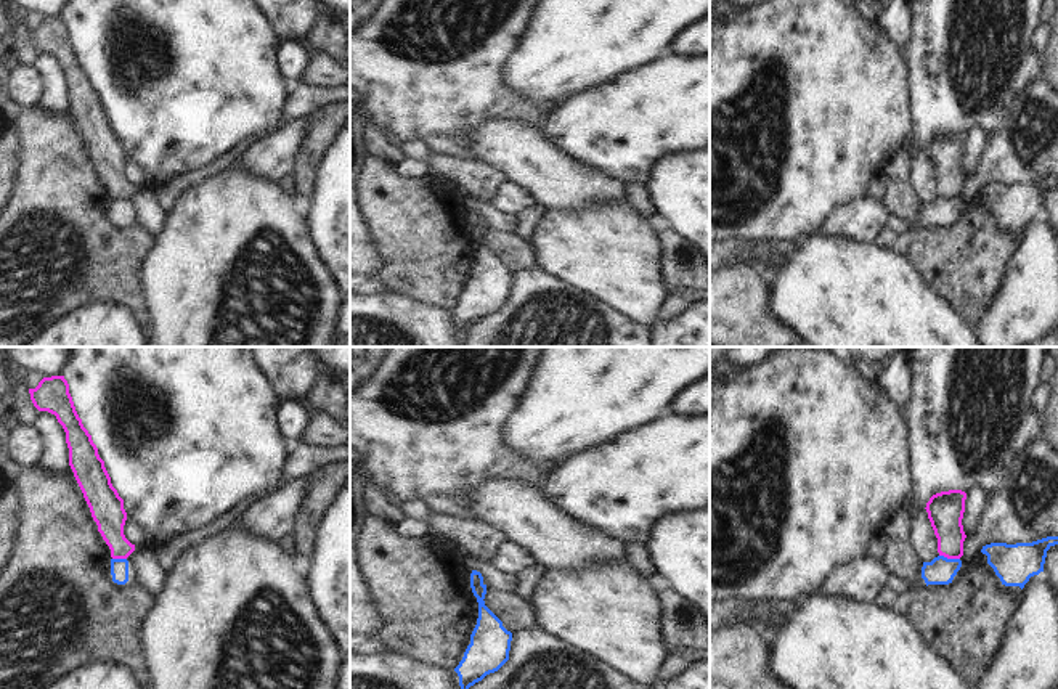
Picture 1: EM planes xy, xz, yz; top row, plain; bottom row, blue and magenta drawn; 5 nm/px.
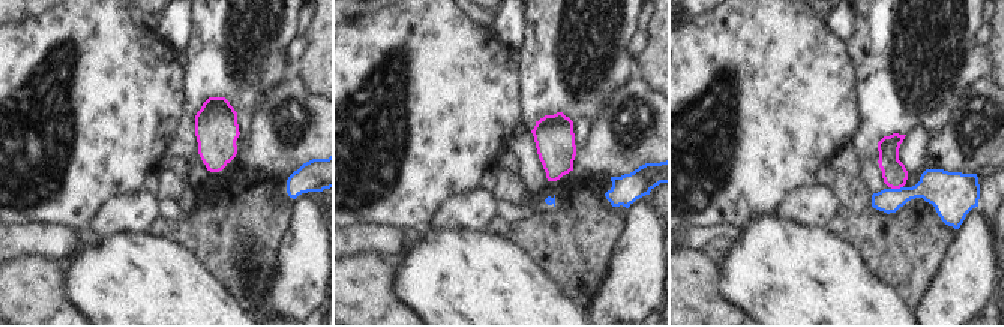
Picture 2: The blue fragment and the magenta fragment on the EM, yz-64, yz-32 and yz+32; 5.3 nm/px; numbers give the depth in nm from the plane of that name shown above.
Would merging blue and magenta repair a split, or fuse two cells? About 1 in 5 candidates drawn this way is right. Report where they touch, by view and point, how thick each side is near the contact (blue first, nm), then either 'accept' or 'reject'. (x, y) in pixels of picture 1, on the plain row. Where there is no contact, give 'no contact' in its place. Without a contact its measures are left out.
yz (949, 199) | 140/180 nm | reject

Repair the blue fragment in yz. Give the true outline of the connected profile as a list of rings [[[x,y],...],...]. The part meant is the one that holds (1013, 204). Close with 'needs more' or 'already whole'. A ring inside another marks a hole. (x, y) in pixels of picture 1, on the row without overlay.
[[[1047,177],[1032,183],[991,183],[981,193],[987,196],[987,204],[1005,226],[1021,230],[1031,217],[1044,212],[1047,191],[1058,185],[1058,177]]]; already whole

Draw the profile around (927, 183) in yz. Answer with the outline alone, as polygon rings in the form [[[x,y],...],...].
[[[910,137],[907,138],[904,148],[909,151],[915,172],[918,175],[915,181],[918,196],[922,202],[931,202],[934,198],[939,196],[939,193],[938,193],[938,178],[928,159],[928,153],[926,149],[914,145]]]

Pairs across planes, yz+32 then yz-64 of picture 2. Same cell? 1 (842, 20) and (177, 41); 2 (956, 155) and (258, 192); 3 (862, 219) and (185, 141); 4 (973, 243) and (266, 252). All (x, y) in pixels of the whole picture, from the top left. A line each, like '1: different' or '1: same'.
1: same
2: different
3: different
4: different

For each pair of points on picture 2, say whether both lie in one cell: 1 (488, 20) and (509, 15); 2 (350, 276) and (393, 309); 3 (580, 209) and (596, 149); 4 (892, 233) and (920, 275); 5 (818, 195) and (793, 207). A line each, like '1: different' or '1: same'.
1: different
2: same
3: different
4: same
5: same

